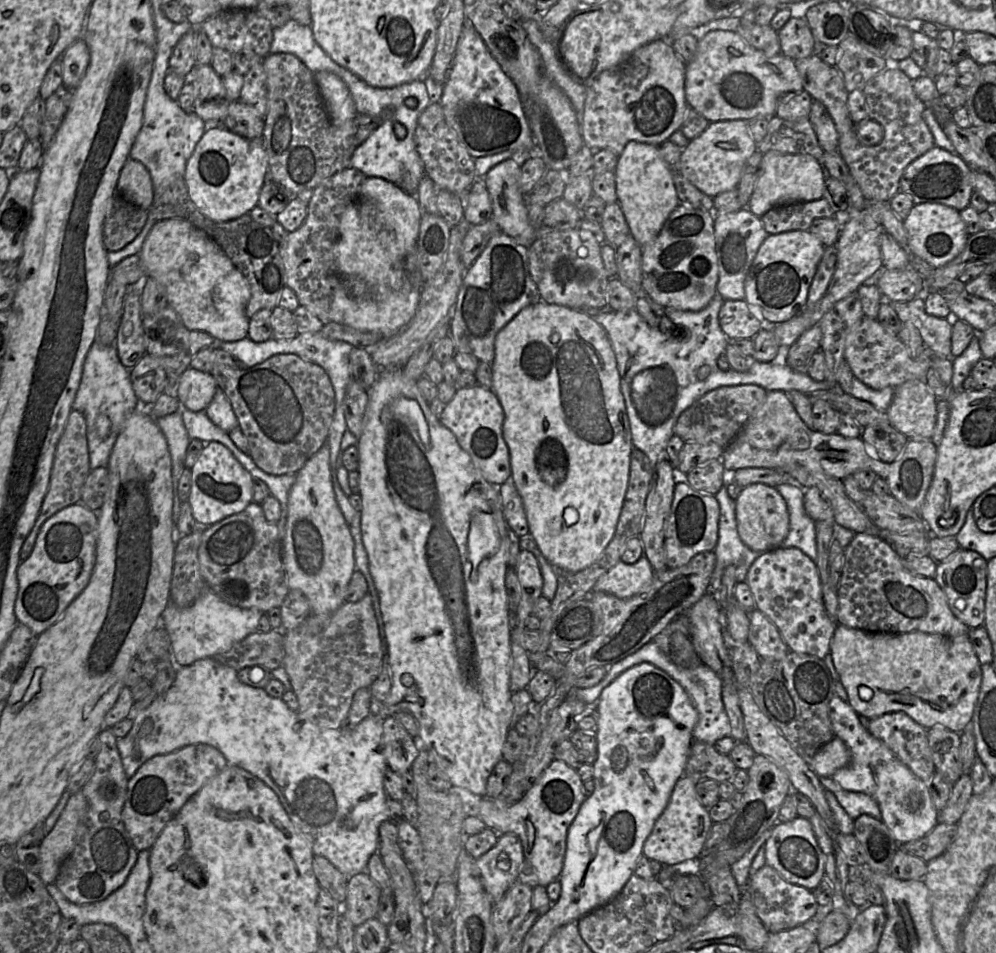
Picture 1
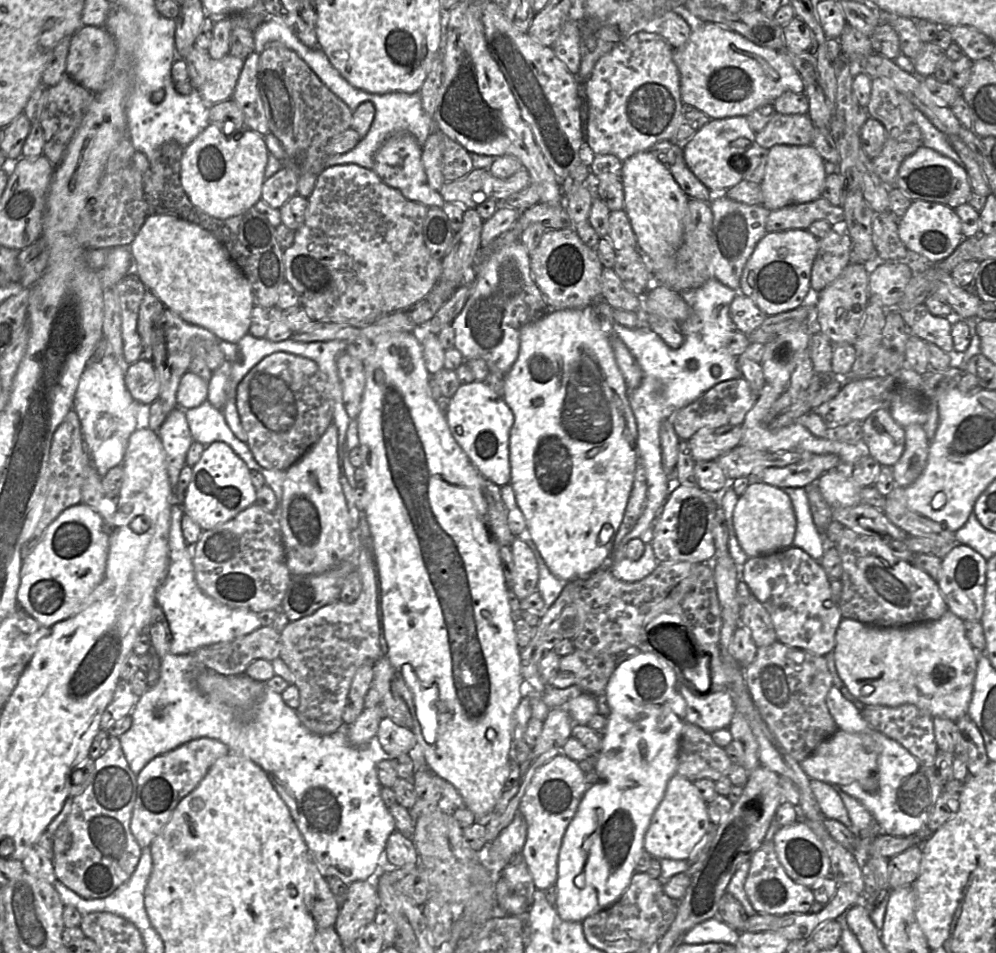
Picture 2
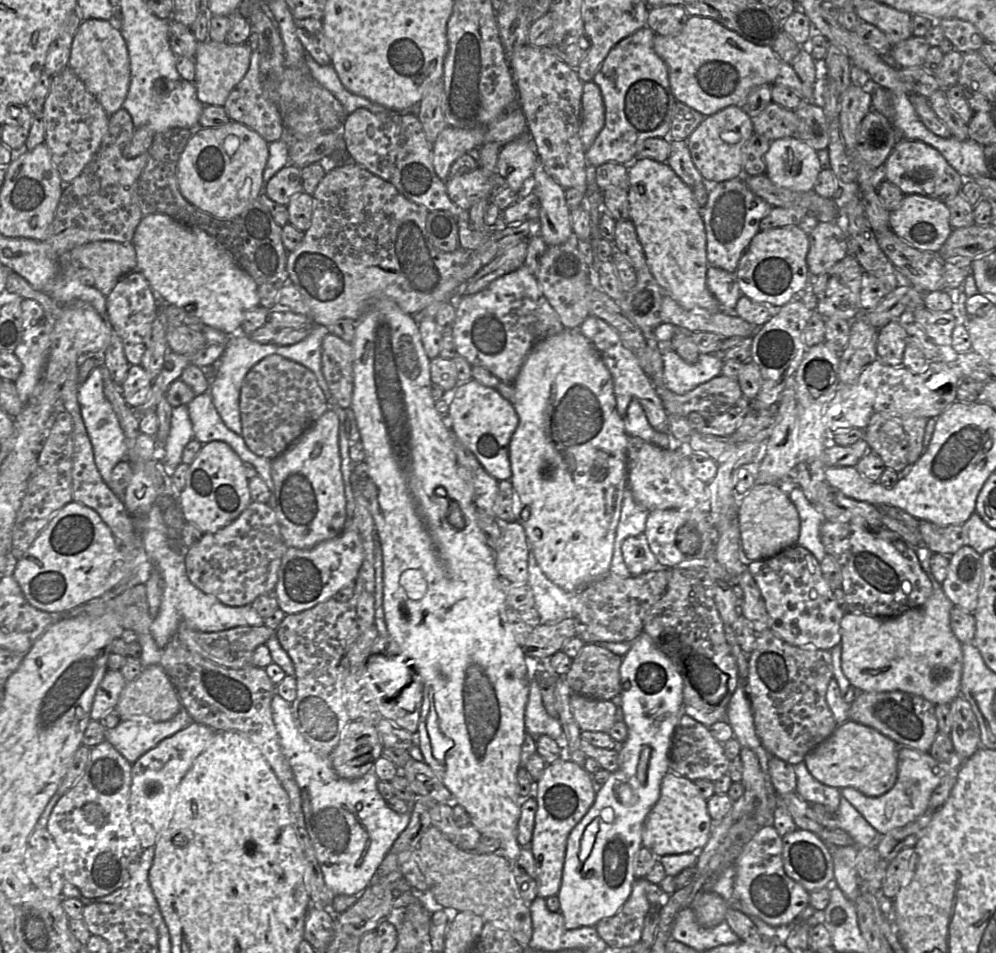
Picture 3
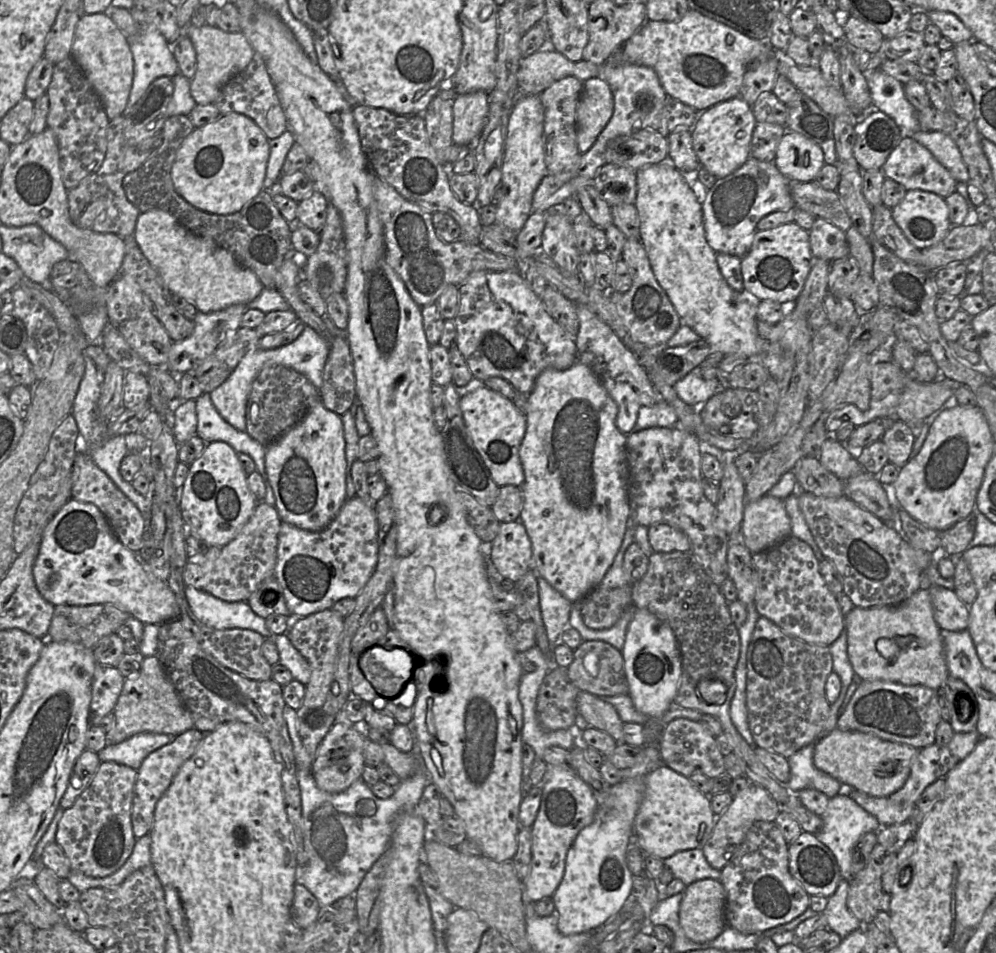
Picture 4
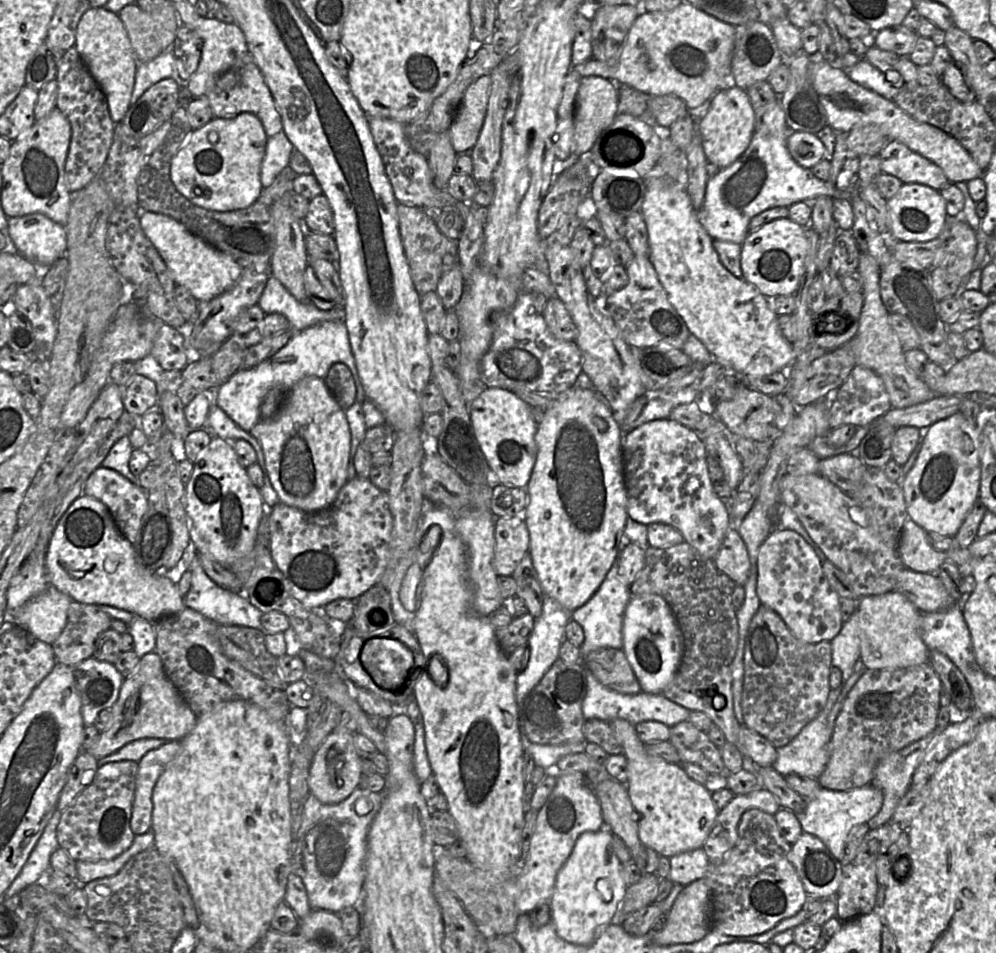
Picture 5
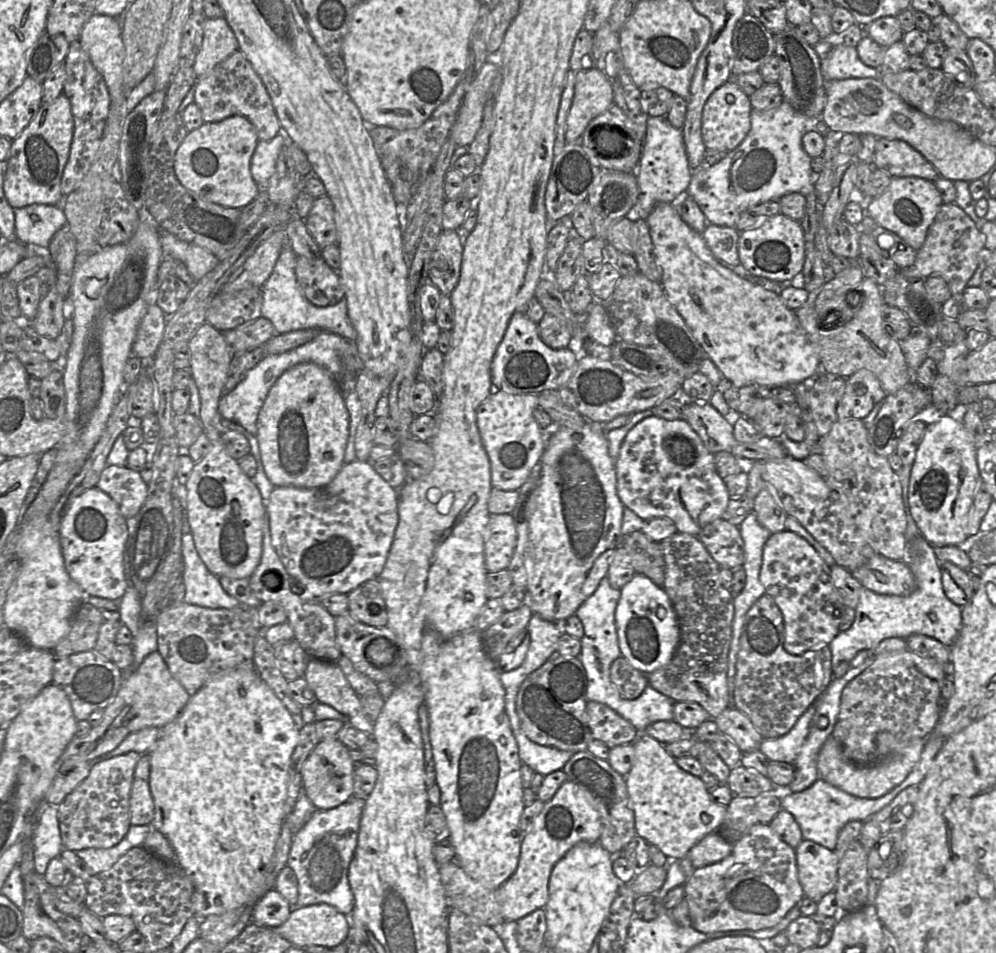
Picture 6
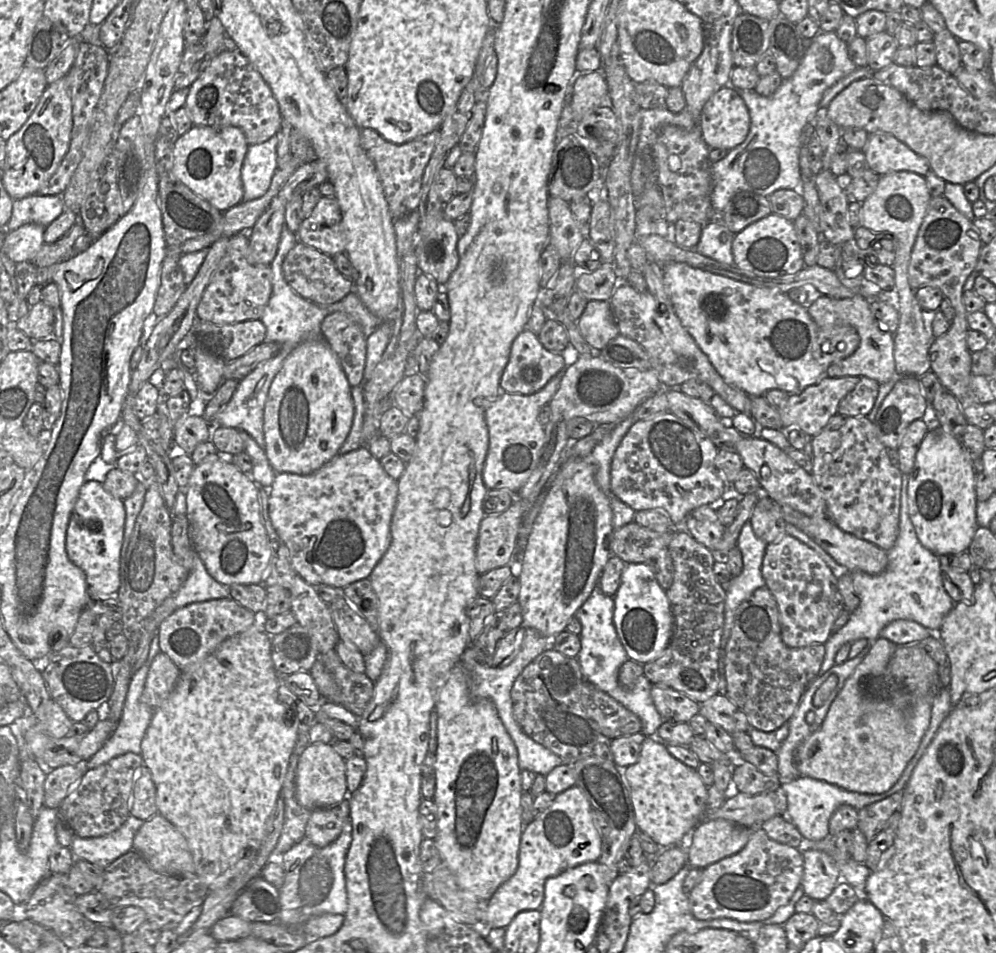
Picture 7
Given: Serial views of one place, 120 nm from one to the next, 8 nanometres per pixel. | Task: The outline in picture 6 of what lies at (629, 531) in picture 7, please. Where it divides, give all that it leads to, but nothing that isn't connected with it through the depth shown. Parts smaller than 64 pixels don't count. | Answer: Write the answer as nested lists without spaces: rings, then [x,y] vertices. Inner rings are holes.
[[[636,531],[620,537],[620,546],[629,554],[635,572],[662,588],[665,562],[660,542],[654,542],[642,531]]]

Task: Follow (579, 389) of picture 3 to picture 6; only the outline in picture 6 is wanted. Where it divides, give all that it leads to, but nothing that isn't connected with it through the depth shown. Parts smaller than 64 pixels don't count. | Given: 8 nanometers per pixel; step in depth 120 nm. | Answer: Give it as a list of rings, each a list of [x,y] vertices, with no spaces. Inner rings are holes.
[[[586,421],[584,425],[578,428],[552,423],[543,429],[545,431],[545,448],[540,458],[541,472],[538,485],[535,489],[535,510],[529,519],[529,541],[524,559],[527,574],[524,604],[530,608],[533,614],[538,614],[543,619],[558,624],[561,624],[567,618],[574,615],[580,605],[597,589],[601,579],[607,576],[608,566],[613,552],[620,546],[624,505],[617,494],[615,460],[609,455],[606,433],[602,428],[602,422]]]

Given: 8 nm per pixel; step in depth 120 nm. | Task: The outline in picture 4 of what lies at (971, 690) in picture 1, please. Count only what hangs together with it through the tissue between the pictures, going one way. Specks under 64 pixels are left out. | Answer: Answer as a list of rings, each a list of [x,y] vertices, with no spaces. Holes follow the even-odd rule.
[[[919,589],[907,600],[894,606],[855,607],[844,617],[847,654],[854,673],[861,680],[884,680],[907,686],[922,685],[938,690],[949,676],[941,629],[934,619],[929,589]]]

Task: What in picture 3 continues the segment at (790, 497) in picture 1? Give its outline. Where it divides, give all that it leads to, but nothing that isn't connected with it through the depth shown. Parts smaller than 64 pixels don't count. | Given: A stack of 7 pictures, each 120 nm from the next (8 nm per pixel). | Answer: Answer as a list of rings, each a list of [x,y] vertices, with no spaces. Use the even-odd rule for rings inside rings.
[[[783,480],[779,483],[794,504],[800,521],[797,545],[806,548],[820,562],[826,555],[820,537],[820,528],[825,521],[824,516],[805,497],[795,480]]]

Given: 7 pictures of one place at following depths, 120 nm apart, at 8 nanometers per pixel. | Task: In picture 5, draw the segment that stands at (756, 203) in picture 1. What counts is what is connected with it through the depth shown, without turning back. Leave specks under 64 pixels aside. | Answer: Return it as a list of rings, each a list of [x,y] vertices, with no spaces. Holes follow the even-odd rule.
[[[798,131],[787,137],[787,148],[792,158],[800,166],[811,169],[824,157],[825,147],[817,135]]]

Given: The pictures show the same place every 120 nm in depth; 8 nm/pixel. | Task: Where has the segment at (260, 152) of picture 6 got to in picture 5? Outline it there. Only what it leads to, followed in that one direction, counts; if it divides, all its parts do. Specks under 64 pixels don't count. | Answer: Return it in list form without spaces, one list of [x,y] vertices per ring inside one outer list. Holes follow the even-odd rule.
[[[284,130],[269,137],[261,166],[261,183],[263,188],[270,187],[278,174],[289,165],[293,150],[294,145]]]

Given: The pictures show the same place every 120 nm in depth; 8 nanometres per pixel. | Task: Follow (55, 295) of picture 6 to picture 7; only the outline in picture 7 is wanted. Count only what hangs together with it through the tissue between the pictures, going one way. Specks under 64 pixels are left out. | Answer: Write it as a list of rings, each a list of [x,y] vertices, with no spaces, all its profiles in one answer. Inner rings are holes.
[[[43,301],[29,308],[28,313],[13,323],[30,339],[55,338],[54,333],[54,308]]]

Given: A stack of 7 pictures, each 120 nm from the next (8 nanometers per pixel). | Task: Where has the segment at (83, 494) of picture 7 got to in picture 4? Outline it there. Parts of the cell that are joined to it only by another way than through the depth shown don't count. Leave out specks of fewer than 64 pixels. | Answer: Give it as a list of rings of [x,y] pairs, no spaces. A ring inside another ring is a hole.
[[[70,499],[43,530],[39,553],[33,566],[33,577],[40,594],[54,606],[112,603],[143,624],[161,624],[179,618],[180,608],[167,581],[153,576],[148,571],[147,561],[141,563],[137,553],[120,542],[96,505]]]

